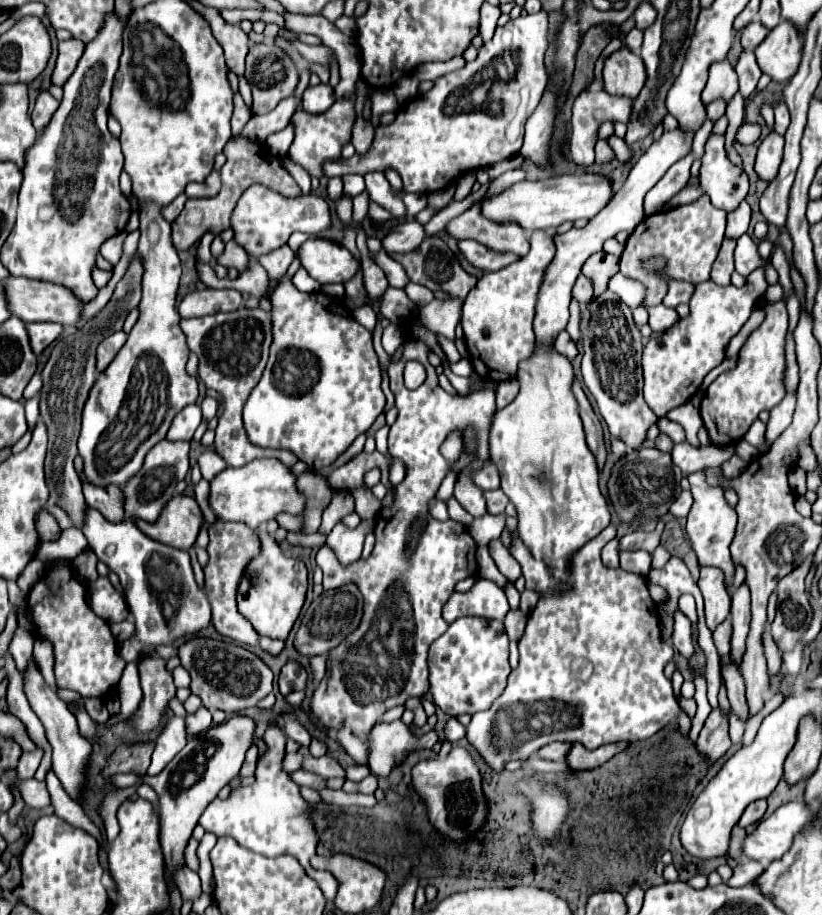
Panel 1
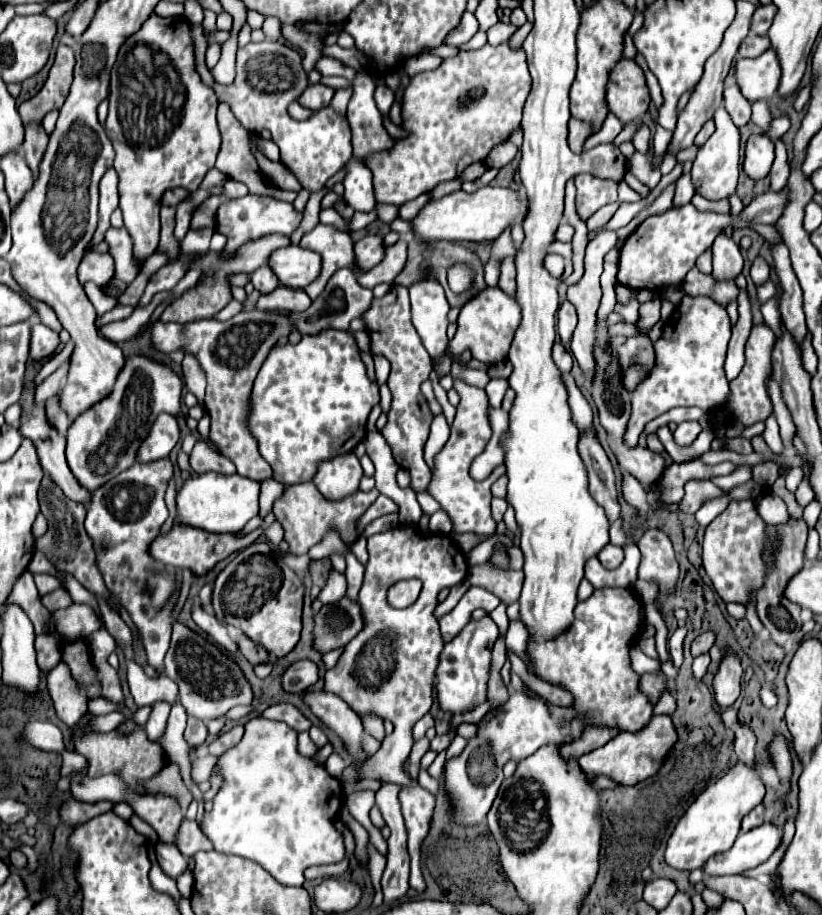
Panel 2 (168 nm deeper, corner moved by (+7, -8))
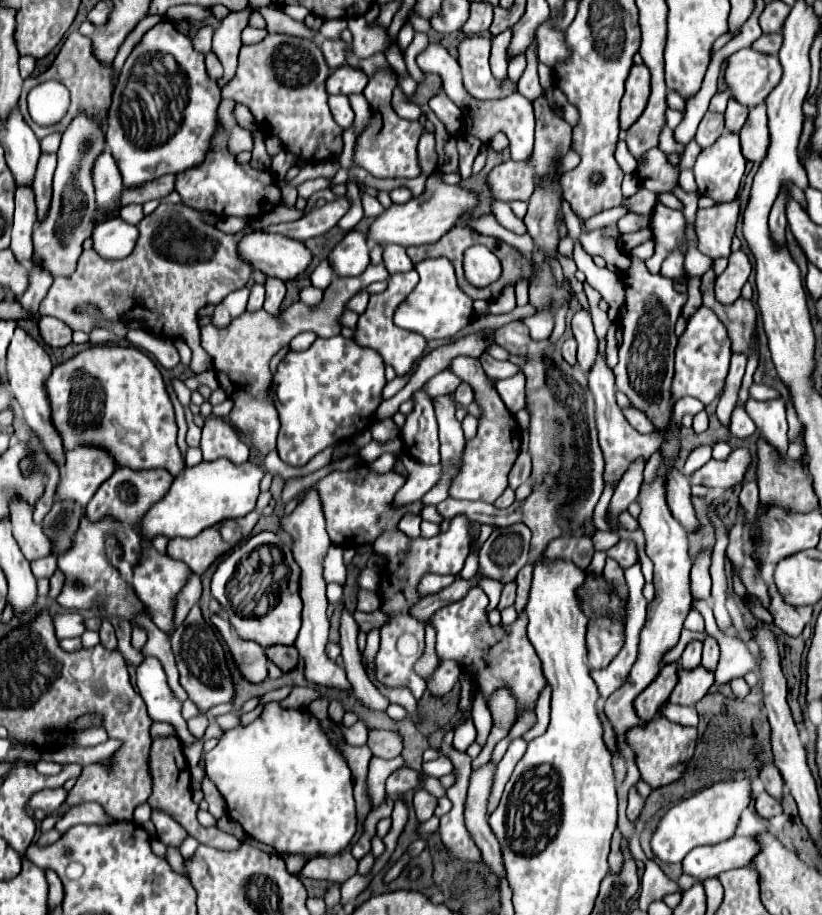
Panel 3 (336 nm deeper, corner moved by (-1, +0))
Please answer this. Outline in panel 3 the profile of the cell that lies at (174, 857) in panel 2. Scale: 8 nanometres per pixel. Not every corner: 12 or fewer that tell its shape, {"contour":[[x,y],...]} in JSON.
{"contour":[[160,810],[152,812],[158,838],[166,846],[180,848],[186,832]]}

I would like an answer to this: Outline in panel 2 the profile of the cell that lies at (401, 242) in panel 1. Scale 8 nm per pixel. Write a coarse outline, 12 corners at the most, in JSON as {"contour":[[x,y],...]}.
{"contour":[[380,236],[354,242],[354,264],[370,270],[384,258]]}

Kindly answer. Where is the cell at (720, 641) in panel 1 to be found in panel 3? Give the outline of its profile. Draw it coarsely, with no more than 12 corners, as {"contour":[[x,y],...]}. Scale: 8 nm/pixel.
{"contour":[[682,670],[674,704],[696,704],[714,684],[714,672]]}

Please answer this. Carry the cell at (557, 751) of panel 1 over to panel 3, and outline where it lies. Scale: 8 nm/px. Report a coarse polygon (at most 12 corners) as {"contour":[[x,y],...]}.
{"contour":[[676,664],[662,666],[634,700],[644,722],[658,714],[676,682]]}

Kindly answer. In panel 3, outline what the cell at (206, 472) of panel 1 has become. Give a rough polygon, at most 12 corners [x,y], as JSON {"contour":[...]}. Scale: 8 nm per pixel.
{"contour":[[206,418],[204,460],[248,460],[248,448],[224,418]]}

